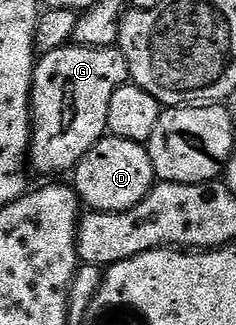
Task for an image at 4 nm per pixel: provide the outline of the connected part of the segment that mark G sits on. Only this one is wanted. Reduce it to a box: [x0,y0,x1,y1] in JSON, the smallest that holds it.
[28,44,129,174]

